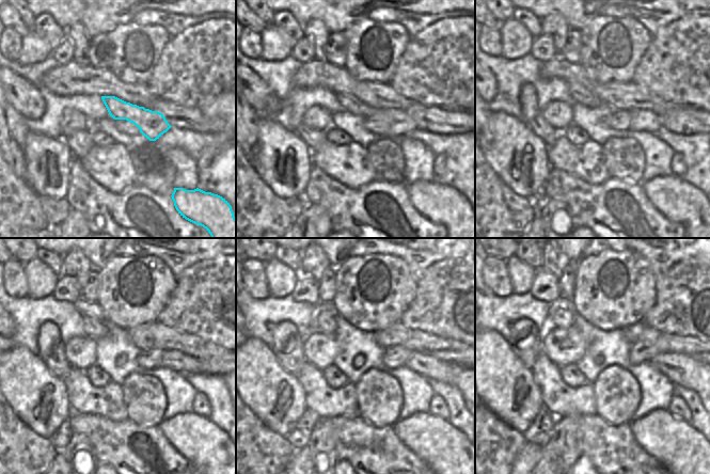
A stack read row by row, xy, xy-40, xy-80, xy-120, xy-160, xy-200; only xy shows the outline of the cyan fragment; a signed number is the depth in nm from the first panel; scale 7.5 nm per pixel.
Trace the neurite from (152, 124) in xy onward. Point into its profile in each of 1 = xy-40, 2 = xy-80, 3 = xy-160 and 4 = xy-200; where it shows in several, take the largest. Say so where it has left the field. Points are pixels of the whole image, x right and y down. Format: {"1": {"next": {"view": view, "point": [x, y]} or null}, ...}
{"1": {"next": {"view": "xy-40", "point": [397, 122]}}, "2": {"next": {"view": "xy-80", "point": [641, 121]}}, "3": {"next": {"view": "xy-160", "point": [427, 366]}}, "4": {"next": {"view": "xy-200", "point": [680, 369]}}}

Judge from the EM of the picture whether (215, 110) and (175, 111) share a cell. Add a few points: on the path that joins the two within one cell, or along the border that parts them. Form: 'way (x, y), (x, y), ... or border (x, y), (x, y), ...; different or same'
border (198, 108), (207, 119), (218, 119), (221, 122); different

